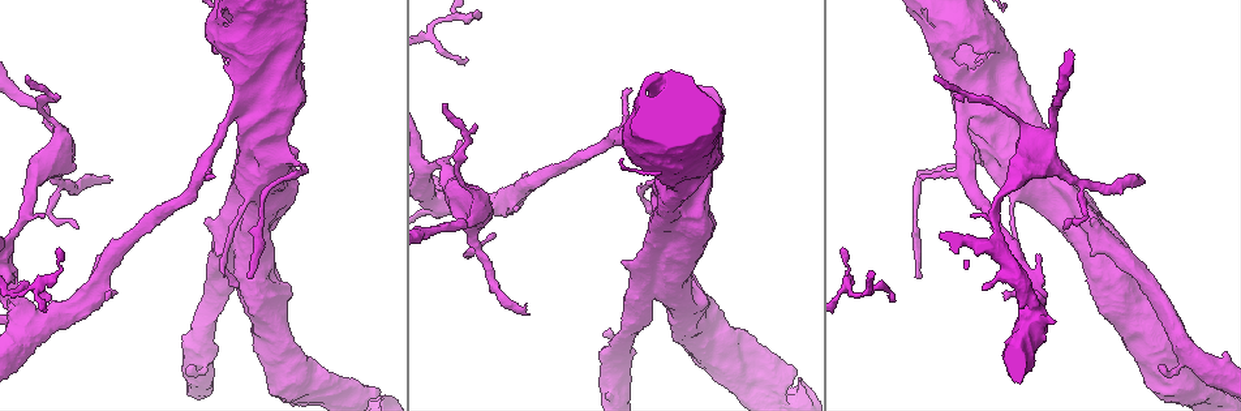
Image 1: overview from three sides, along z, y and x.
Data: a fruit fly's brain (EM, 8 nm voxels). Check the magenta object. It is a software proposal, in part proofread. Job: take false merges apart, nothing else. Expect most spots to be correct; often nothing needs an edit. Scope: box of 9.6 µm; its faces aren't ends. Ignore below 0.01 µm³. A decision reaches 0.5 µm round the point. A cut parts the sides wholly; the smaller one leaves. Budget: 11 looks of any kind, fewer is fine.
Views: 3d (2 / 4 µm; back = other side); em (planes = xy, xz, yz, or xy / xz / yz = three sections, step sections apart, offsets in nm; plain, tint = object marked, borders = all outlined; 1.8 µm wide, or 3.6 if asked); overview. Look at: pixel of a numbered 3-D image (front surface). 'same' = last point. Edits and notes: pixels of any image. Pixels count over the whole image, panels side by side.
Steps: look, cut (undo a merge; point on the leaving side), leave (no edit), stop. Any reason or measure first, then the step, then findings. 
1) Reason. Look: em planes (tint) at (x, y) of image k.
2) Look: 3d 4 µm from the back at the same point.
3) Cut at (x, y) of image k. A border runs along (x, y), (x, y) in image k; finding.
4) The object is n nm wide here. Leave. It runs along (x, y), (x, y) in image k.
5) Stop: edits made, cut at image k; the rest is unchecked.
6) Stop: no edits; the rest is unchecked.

Branch point. Look: em xz step 4 (borders) at (203, 169) of image 1.

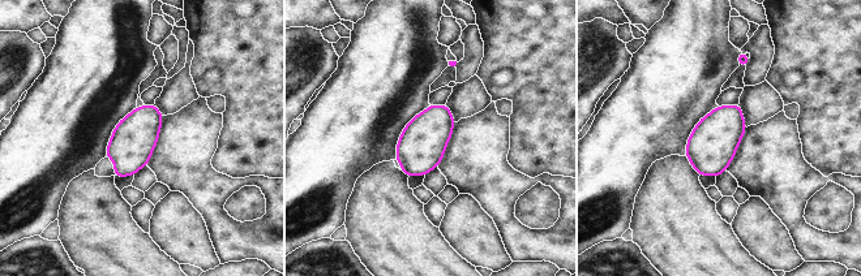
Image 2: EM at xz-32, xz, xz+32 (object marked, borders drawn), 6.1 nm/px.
Look: em planes (borders) at the same point.

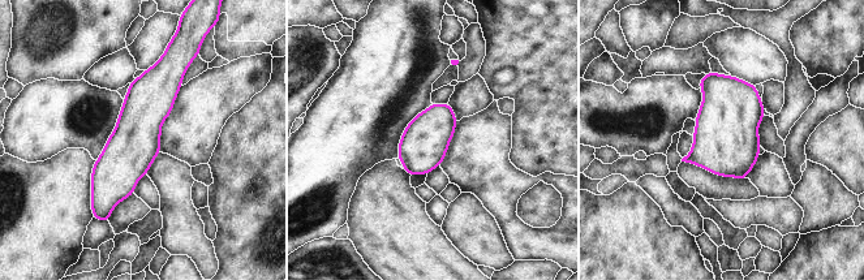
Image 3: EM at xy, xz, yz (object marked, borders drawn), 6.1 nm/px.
The object is 300 nm wide here. Leave. It runs along (168, 63), (108, 188), (108, 206) in image 3; all the same neuron.

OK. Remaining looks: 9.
Thick turns thin. Look: 3d 4 µm at (259, 73) of image 1.

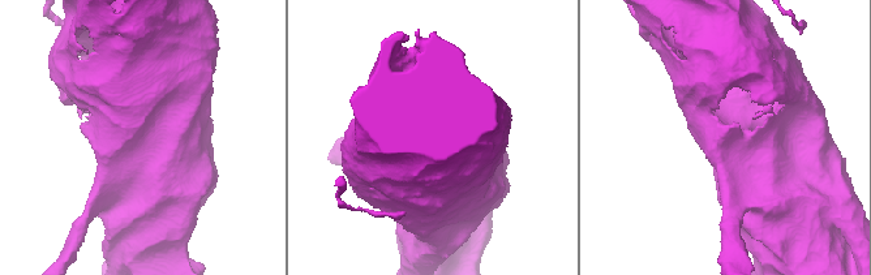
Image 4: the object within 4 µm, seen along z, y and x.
Need the tissue. Look: em 3.6 µm xz step 16 (tint) at (139, 131) of image 4.

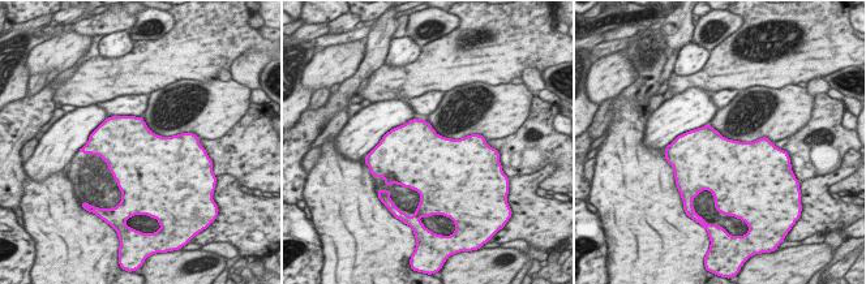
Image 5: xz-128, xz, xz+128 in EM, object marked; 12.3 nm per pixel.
Cut it another way. Look: em 3.6 µm planes (tint) at the same point.

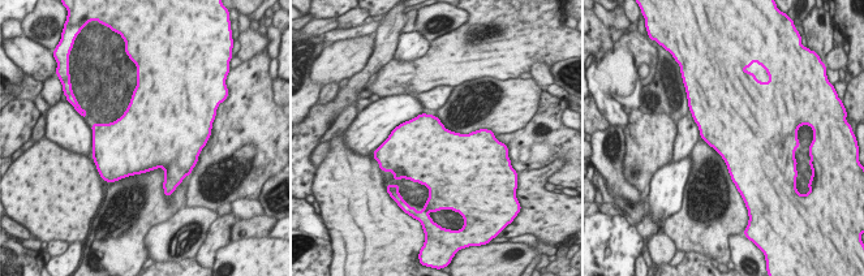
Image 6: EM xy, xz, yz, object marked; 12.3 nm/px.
The object is 700 nm wide here. Leave. All the same neuron.

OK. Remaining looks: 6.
Sudden change in width. Look: em 3.6 µm planes (tint) at (979, 160) of image 1.

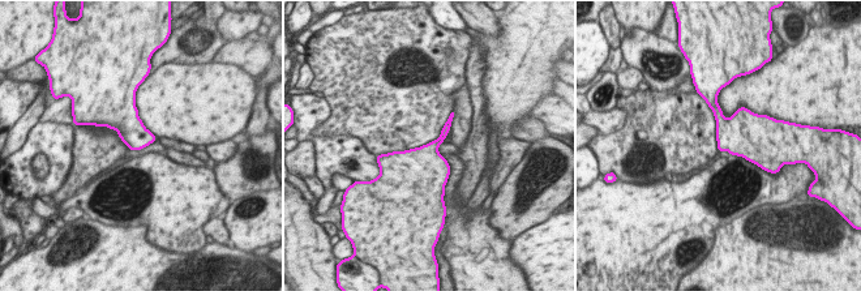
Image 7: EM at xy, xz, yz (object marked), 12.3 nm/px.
Leave. Continuous, no second neuron.

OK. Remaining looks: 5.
Thin arm on a thick one. Look: em 3.6 µm xz step 8 (tint) at (22, 313) of image 1.

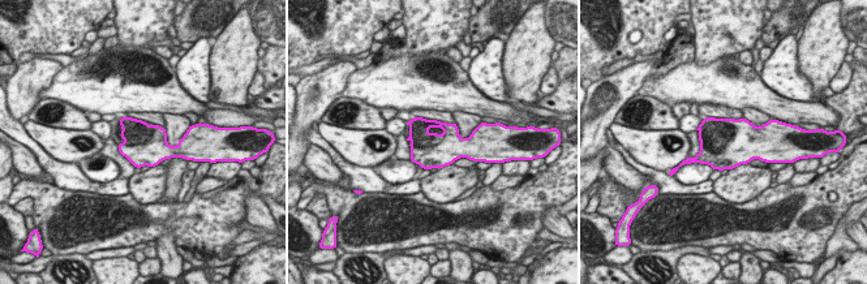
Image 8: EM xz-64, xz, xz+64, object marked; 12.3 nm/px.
Cut it another way. Look: em 3.6 µm planes (tint) at the same point.

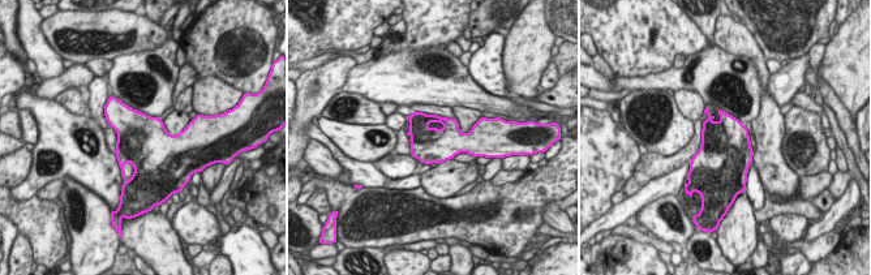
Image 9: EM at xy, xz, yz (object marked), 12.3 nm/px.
The object is 600 nm wide here. Leave. Continuous, no second neuron.

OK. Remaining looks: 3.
Stop: no edits; the rest is unchecked.

